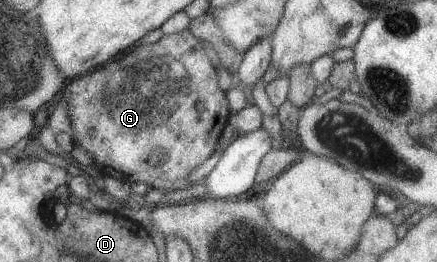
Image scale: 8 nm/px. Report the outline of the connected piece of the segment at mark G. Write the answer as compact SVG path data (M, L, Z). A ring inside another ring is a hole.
M184 29L180 32L171 35L162 35L158 41L149 45L143 45L138 42L134 44L132 48L126 51L118 51L118 54L114 56L112 60L106 59L104 64L98 67L94 67L89 72L76 76L70 80L70 84L65 85L64 97L68 98L68 114L69 114L69 129L68 133L72 137L74 145L80 146L86 150L87 154L93 158L95 168L102 174L111 176L118 179L120 182L128 182L132 184L135 182L141 182L147 184L149 187L163 188L166 191L175 191L176 189L185 189L189 187L188 174L194 170L199 164L202 164L206 158L208 158L217 148L217 140L221 136L222 129L227 125L229 119L229 106L225 97L225 92L218 86L216 71L214 66L210 63L210 59L204 53L201 42L188 30ZM196 102L204 102L204 110L197 112L195 108ZM178 136L184 136L188 141L188 144L184 146L168 146L168 148L162 148L164 144L164 138L168 138L168 142L174 142L174 144L182 144L178 142ZM155 147L159 147L163 151L163 159L161 161L151 161L149 154Z

